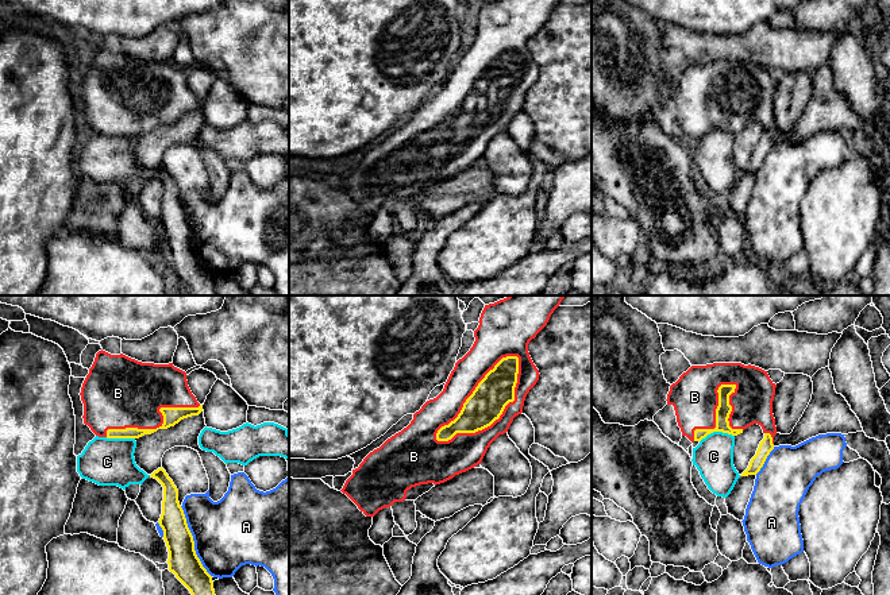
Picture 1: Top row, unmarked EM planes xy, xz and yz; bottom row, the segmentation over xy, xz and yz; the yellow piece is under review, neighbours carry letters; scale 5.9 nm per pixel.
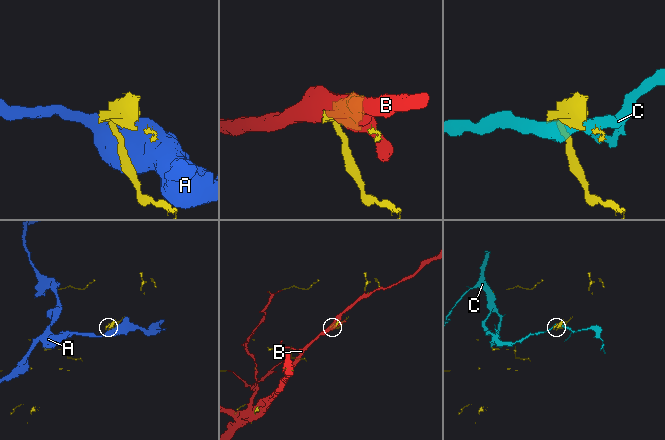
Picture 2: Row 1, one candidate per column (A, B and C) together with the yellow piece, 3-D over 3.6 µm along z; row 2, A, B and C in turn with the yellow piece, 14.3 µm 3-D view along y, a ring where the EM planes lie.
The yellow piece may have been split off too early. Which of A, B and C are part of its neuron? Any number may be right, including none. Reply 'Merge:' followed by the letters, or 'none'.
Merge: B

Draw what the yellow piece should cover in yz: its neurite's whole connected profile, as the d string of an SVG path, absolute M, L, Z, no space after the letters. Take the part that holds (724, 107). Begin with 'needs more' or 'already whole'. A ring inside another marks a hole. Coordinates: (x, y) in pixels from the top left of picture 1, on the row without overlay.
needs more; M741 61L691 63L670 84L667 103L673 103L682 134L691 140L713 130L732 134L748 124L762 124L764 136L748 166L740 174L756 173L774 147L777 132L773 98L777 82L767 69Z

